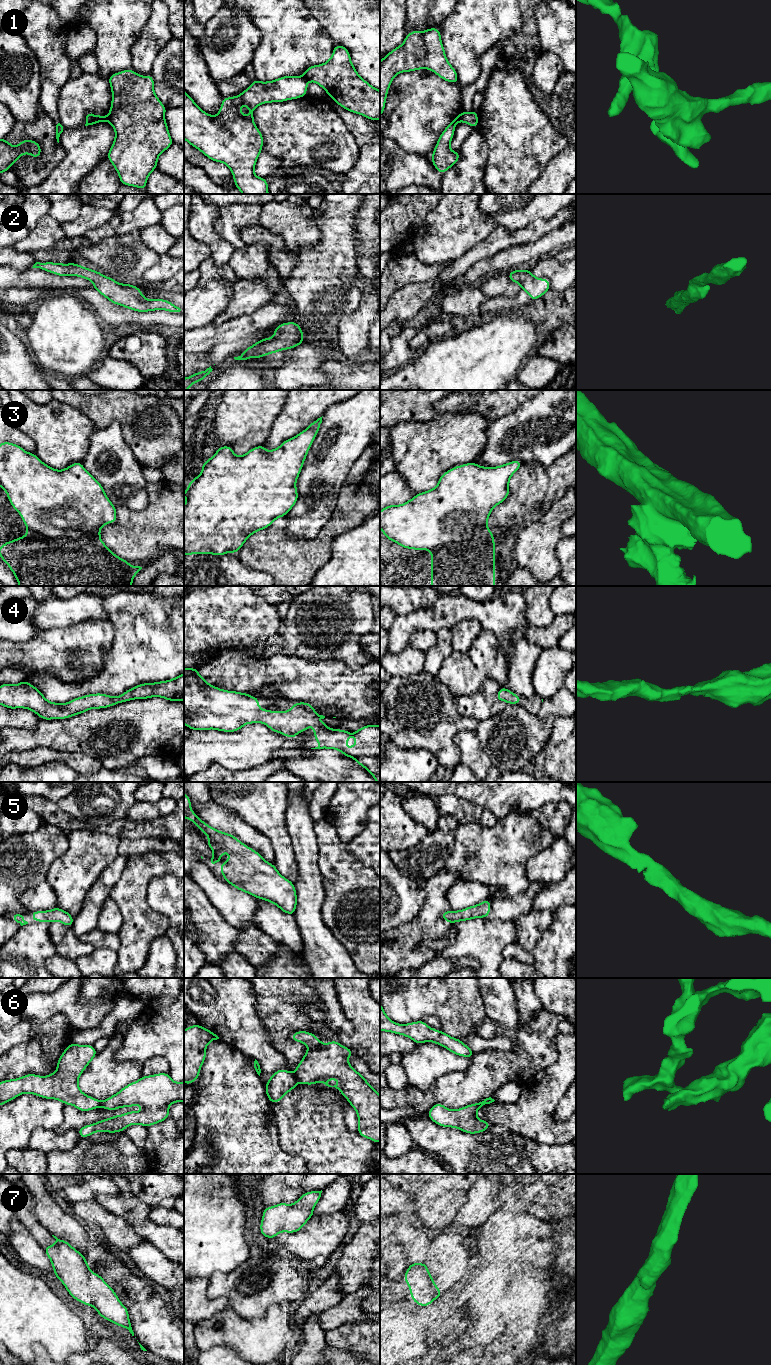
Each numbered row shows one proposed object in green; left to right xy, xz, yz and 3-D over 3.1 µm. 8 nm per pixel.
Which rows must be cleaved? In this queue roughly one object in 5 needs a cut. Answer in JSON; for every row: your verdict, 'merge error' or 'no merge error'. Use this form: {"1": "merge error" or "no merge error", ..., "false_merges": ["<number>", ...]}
{"1": "merge error", "2": "no merge error", "3": "no merge error", "4": "no merge error", "5": "no merge error", "6": "merge error", "7": "no merge error", "false_merges": ["1", "6"]}

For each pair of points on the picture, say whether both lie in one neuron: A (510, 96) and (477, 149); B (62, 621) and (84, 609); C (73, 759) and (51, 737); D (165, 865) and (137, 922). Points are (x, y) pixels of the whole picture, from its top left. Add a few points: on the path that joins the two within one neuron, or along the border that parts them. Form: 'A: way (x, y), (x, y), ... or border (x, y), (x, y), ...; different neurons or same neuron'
A: border (477, 127), (486, 142), (486, 161); different neurons
B: way (67, 616), (72, 611), (79, 609); same neuron
C: border (43, 747), (61, 751), (84, 752), (89, 756); different neurons
D: way (149, 872), (137, 884), (137, 906); same neuron

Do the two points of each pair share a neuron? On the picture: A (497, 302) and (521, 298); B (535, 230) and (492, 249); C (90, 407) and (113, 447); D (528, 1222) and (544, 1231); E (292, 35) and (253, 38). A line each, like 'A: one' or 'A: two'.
A: one
B: one
C: two
D: one
E: two

